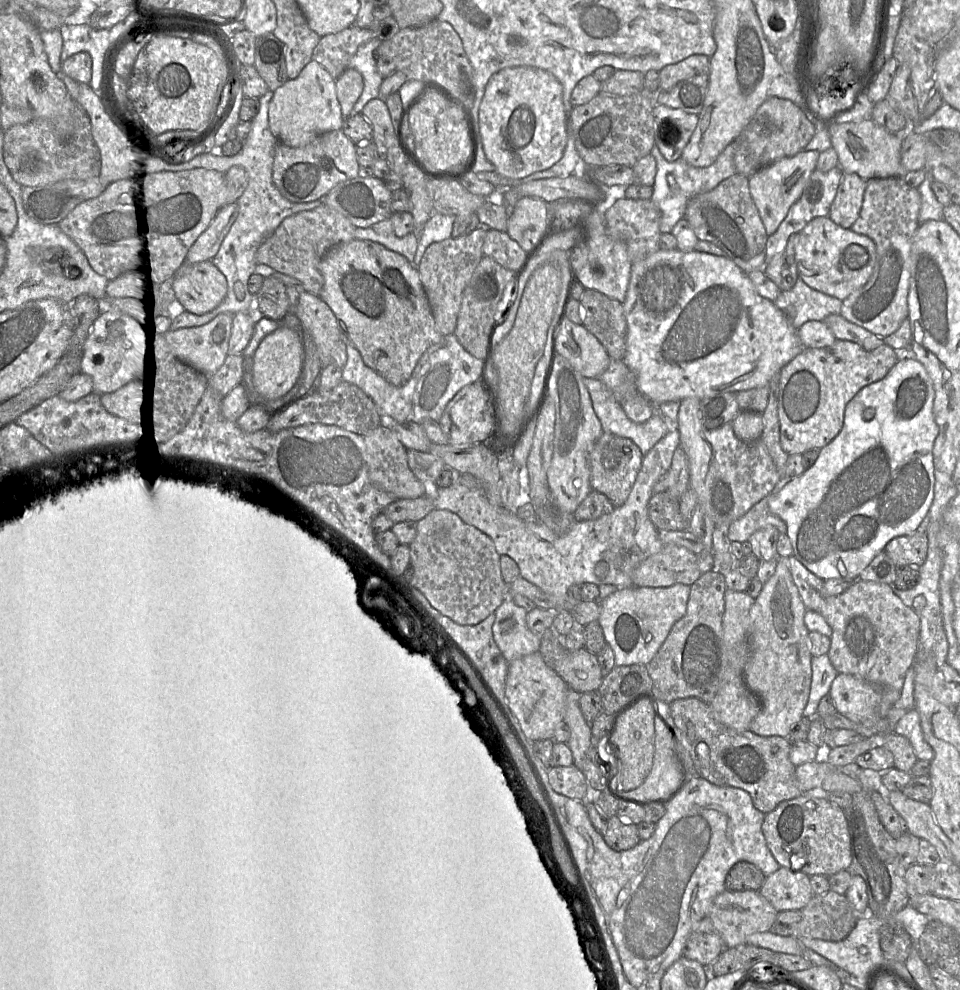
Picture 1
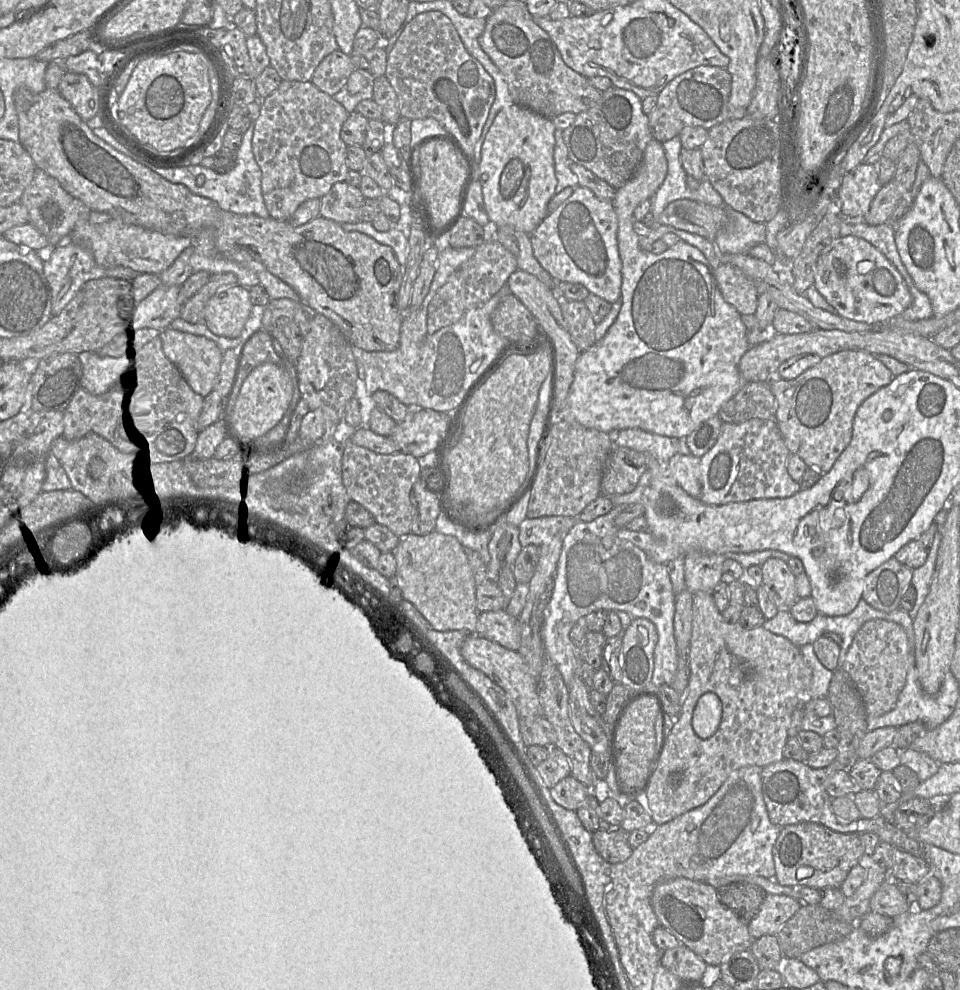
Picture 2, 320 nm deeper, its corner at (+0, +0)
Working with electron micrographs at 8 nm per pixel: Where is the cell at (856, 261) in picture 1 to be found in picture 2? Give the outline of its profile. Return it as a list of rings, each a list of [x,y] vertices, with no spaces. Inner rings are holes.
[[[856,236],[839,237],[822,250],[816,264],[814,286],[816,287],[818,292],[825,298],[825,300],[837,310],[838,315],[850,320],[864,322],[871,326],[886,325],[887,322],[890,322],[891,320],[900,316],[901,313],[906,310],[912,303],[911,294],[898,270],[878,249],[876,249],[873,245],[871,245],[864,239]]]

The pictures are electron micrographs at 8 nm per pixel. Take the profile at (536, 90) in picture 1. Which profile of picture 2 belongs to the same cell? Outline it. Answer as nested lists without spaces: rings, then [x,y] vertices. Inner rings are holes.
[[[515,103],[496,115],[482,145],[475,179],[482,185],[488,217],[497,227],[511,225],[531,235],[547,216],[547,205],[557,186],[555,130],[552,119]]]

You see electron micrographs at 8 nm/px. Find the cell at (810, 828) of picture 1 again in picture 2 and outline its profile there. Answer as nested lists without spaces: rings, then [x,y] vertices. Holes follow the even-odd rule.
[[[812,822],[782,827],[773,847],[773,860],[775,880],[780,885],[818,890],[840,888],[854,866],[867,862],[860,834],[843,834]]]

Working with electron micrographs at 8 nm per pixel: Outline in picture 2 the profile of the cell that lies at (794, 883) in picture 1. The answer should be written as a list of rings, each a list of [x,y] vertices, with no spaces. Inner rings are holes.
[[[767,894],[760,910],[748,924],[749,933],[754,939],[776,935],[801,905],[801,901],[787,895]]]

